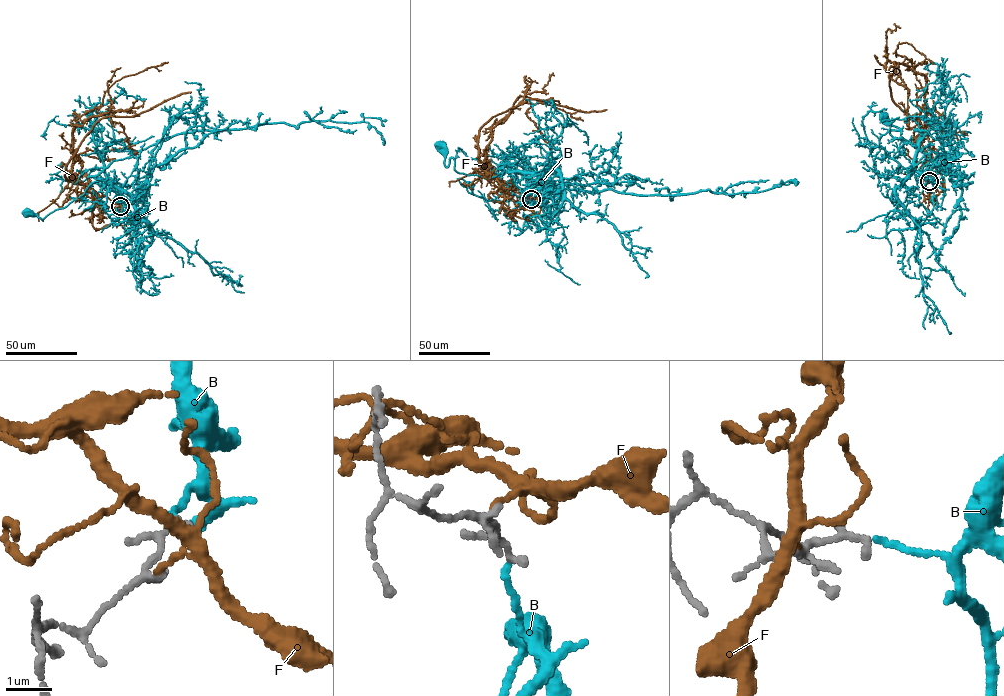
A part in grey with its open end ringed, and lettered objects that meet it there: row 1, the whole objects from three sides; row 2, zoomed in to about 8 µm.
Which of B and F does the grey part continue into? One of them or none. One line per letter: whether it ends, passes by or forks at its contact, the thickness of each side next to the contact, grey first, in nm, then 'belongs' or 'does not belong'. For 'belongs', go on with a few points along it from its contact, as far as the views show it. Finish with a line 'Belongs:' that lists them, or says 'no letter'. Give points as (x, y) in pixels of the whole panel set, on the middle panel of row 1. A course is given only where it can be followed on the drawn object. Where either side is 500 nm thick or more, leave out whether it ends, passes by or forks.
B: it ends; calibres 120 and 100 nm; belongs; course (531, 199), (522, 174), (505, 172), (489, 179), (459, 173), (454, 169), (453, 158), (445, 165), (440, 146)
F: it ends; calibres 160 and 100 nm; does not belong
Belongs: B

